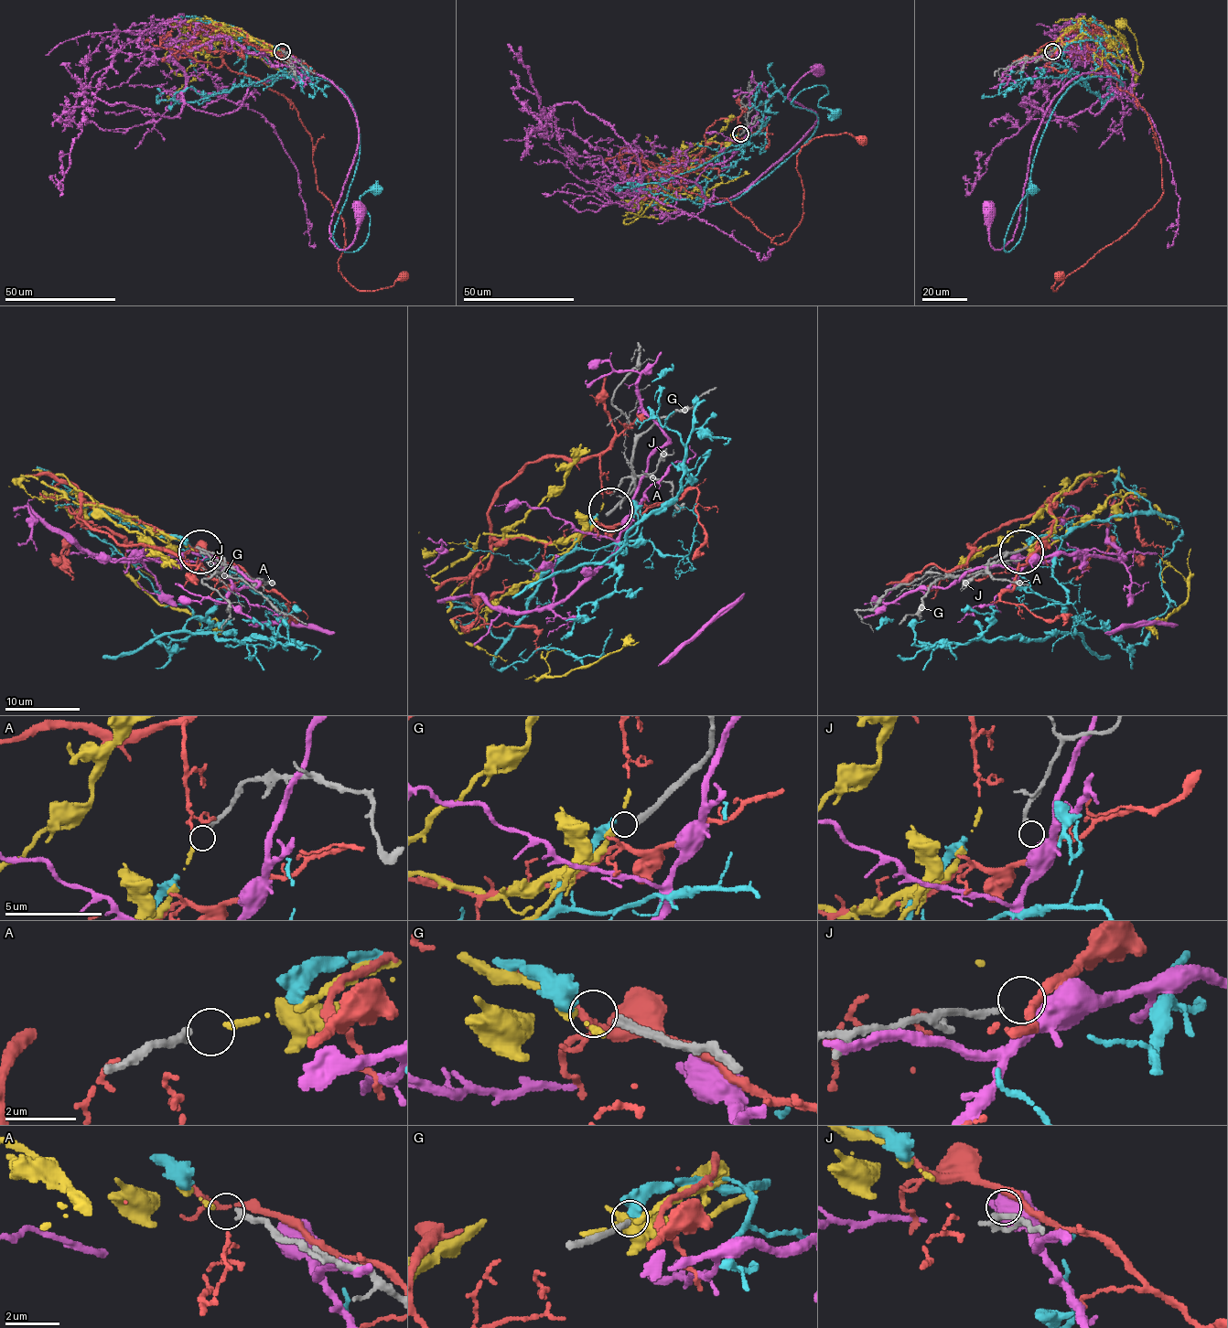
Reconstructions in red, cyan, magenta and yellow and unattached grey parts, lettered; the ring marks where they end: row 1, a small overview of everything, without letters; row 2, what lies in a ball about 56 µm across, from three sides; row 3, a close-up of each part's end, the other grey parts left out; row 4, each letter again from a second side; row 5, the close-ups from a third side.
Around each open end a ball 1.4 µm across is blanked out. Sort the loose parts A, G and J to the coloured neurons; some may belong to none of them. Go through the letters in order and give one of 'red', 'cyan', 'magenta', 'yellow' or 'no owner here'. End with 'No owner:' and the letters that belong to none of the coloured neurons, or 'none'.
A: yellow
G: cyan
J: no owner here
No owner: J

